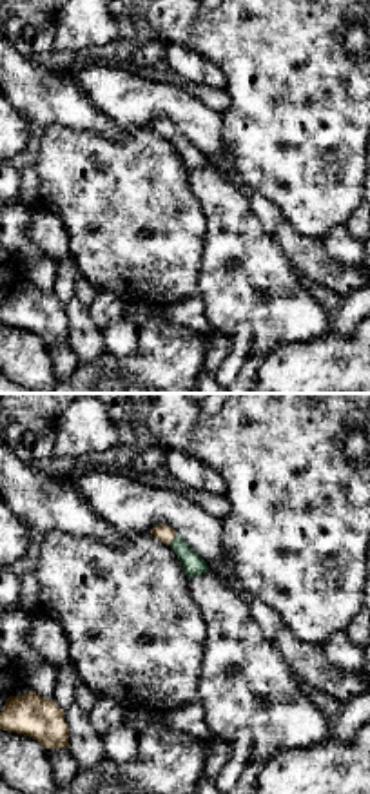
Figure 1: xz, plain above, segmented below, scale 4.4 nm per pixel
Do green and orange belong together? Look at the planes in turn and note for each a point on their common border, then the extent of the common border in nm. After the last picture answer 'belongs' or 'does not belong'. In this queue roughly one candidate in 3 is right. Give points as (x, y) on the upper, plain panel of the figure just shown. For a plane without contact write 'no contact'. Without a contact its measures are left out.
contact (175, 133); length 70 nm

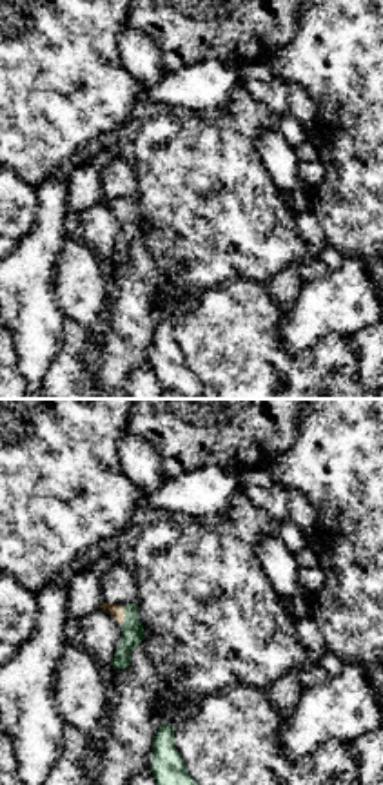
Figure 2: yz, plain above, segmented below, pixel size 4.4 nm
contact (126, 209); length 90 nm

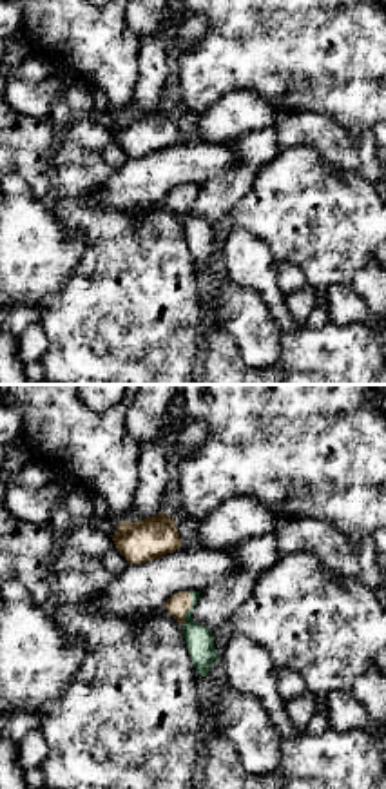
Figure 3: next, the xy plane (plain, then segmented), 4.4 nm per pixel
contact (191, 202); length 160 nm

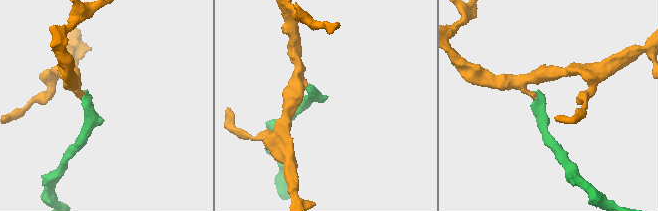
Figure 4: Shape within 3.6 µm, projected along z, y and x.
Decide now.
belongs

